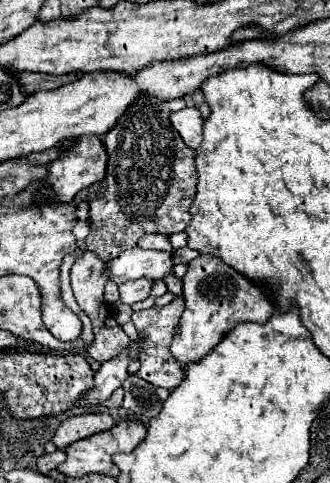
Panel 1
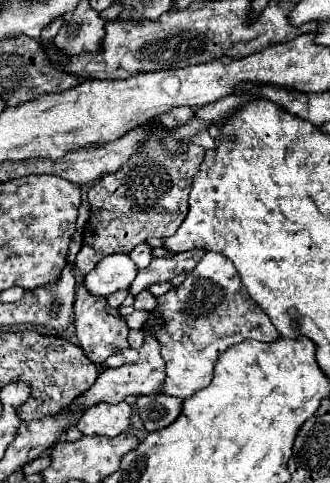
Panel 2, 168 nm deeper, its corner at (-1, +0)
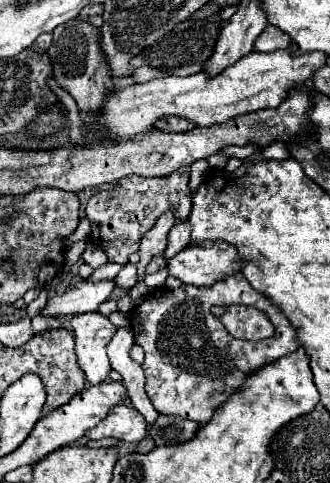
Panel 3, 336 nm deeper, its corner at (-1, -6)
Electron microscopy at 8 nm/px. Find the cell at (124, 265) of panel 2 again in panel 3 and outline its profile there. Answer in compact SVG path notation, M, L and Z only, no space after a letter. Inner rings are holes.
M115 279L77 281L69 291L53 297L45 305L41 315L79 315L97 311L97 307L105 303L115 289L117 289Z

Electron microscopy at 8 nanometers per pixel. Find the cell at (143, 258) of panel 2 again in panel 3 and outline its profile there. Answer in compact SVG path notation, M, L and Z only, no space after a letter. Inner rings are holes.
M127 263L127 265L123 265L123 269L117 273L115 281L119 283L117 287L121 287L121 289L131 289L131 287L139 281L137 265L135 265L135 263Z

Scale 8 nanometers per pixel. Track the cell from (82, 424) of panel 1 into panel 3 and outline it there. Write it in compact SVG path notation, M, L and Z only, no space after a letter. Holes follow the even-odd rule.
M117 405L109 411L109 415L97 427L89 429L85 435L89 439L113 437L117 441L137 443L147 435L147 423L137 409L129 405Z

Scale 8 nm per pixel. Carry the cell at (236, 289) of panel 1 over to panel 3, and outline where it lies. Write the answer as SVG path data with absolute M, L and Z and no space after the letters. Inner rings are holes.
M241 273L227 275L213 287L181 285L179 289L151 291L147 299L131 311L131 327L135 343L145 351L145 391L153 407L163 415L179 415L197 423L209 421L229 393L241 387L247 373L299 347L289 321L265 295L257 293ZM213 305L253 306L269 317L275 335L261 341L235 339L221 323L221 317L211 313Z

